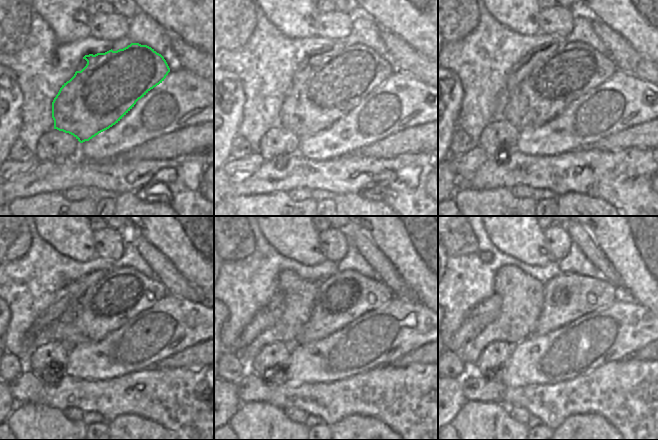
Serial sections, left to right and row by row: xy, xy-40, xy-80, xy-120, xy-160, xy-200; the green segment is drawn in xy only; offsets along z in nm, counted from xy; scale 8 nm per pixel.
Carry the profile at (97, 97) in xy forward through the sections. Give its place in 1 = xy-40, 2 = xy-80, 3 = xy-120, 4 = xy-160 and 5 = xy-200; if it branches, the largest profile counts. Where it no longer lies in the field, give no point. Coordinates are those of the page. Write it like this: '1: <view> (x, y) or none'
1: xy-40 (335, 82)
2: xy-80 (563, 73)
3: xy-120 (112, 299)
4: xy-160 (346, 295)
5: xy-200 (567, 296)

